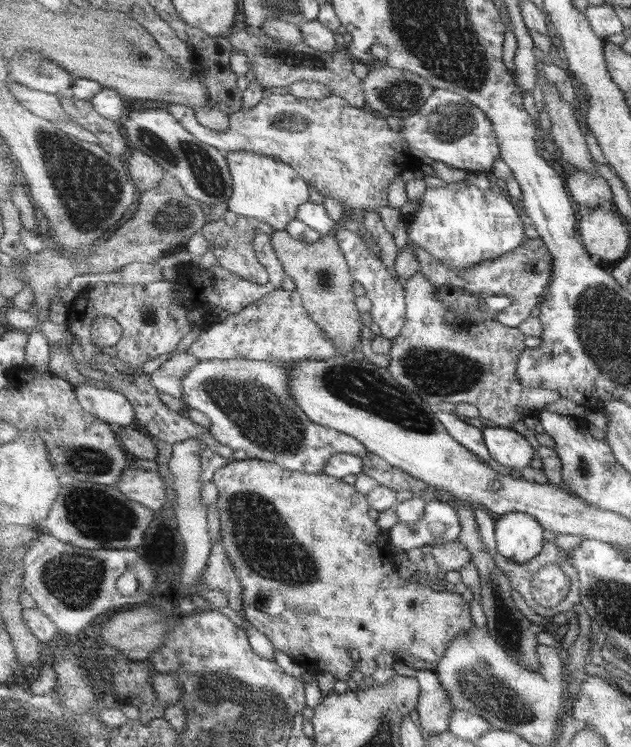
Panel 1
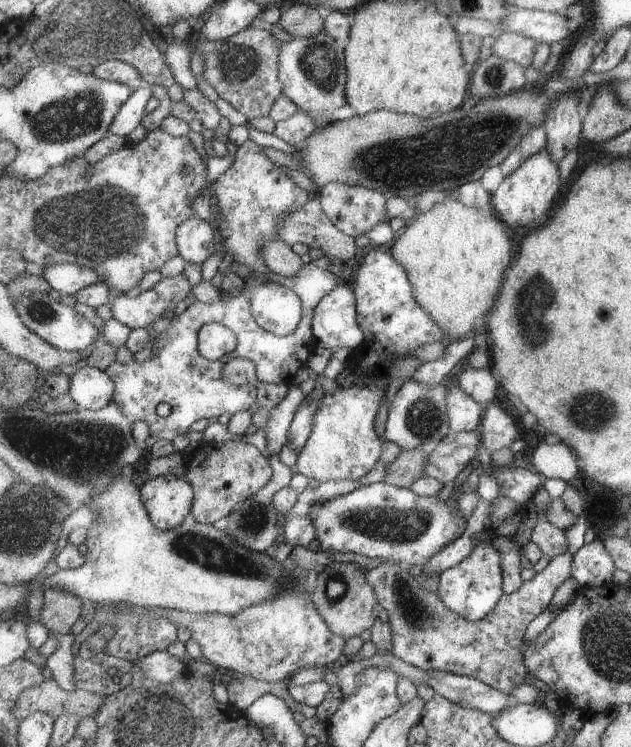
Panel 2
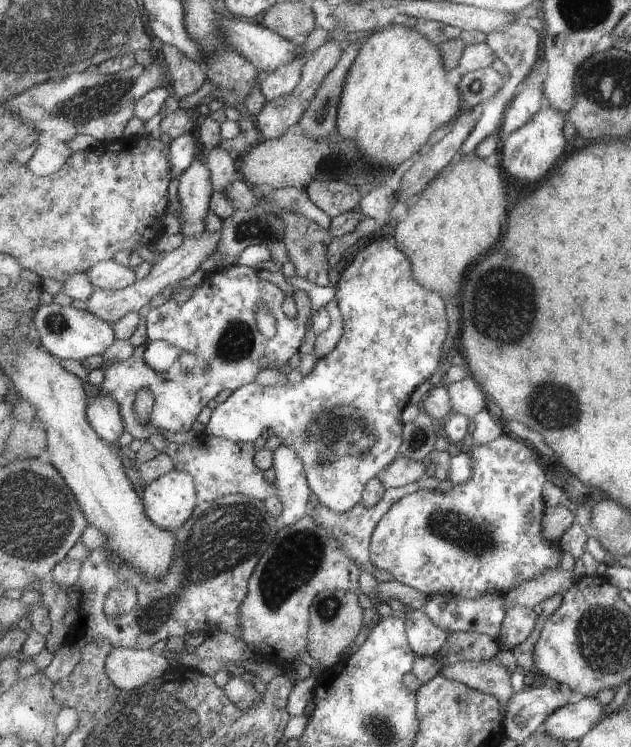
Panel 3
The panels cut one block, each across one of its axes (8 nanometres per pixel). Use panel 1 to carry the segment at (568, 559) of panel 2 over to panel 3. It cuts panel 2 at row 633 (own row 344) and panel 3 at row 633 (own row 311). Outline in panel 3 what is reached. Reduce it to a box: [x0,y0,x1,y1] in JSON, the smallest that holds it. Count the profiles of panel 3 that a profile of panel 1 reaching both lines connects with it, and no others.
[405,609,447,658]

